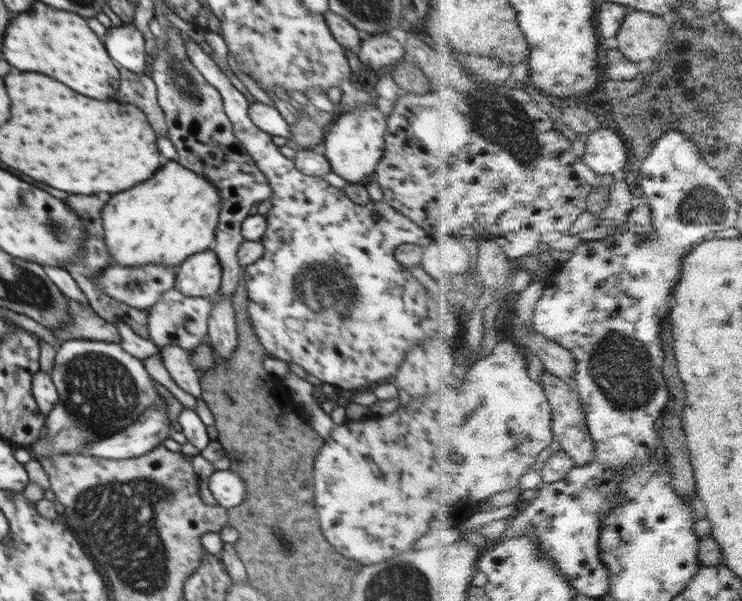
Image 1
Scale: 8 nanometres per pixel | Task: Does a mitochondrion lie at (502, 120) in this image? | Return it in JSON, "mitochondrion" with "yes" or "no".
{"mitochondrion":"yes"}

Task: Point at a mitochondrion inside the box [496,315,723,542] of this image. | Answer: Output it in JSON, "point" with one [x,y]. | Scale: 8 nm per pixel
{"point":[620,366]}

